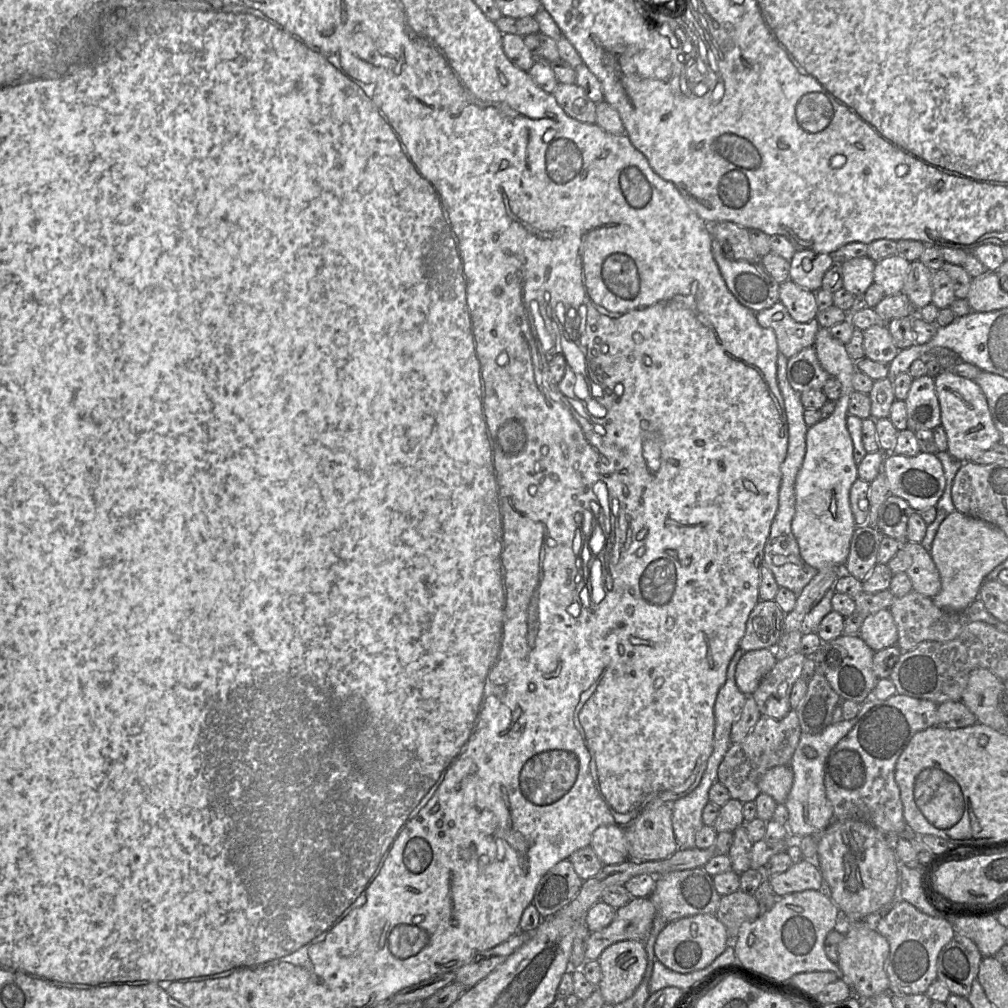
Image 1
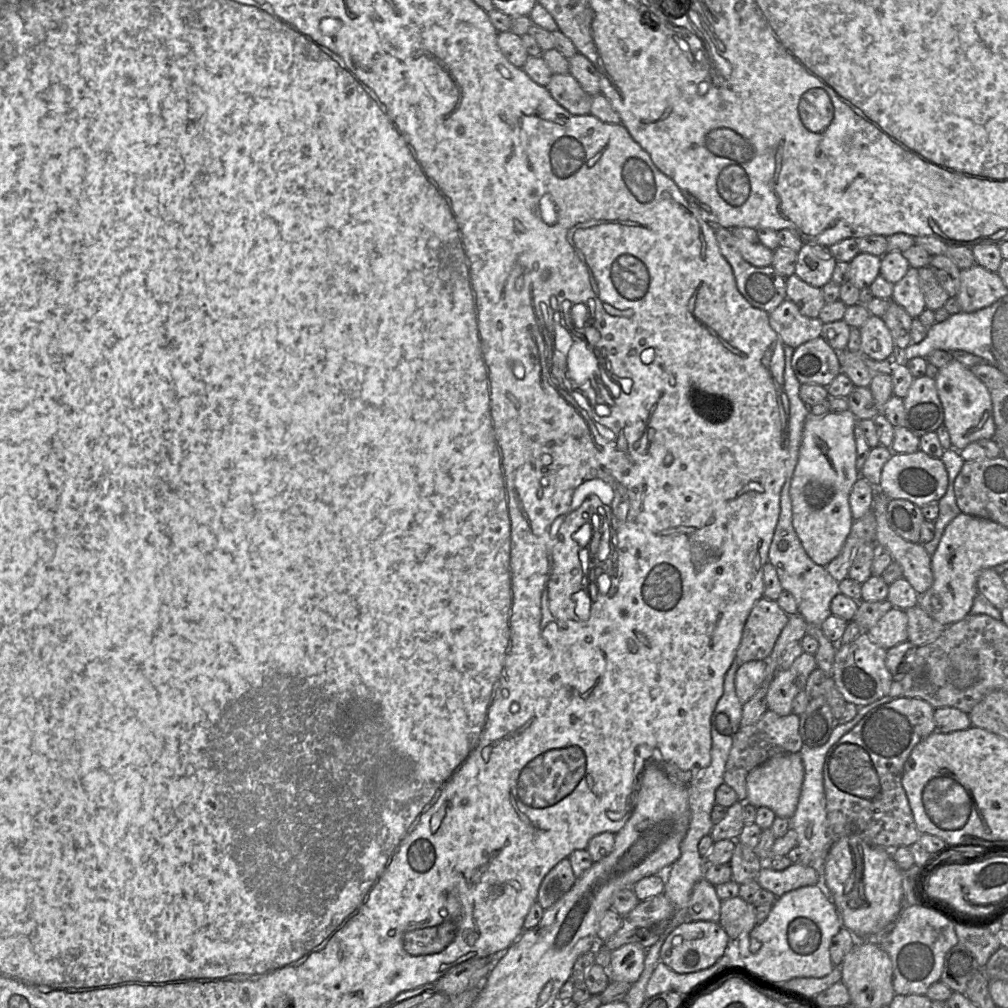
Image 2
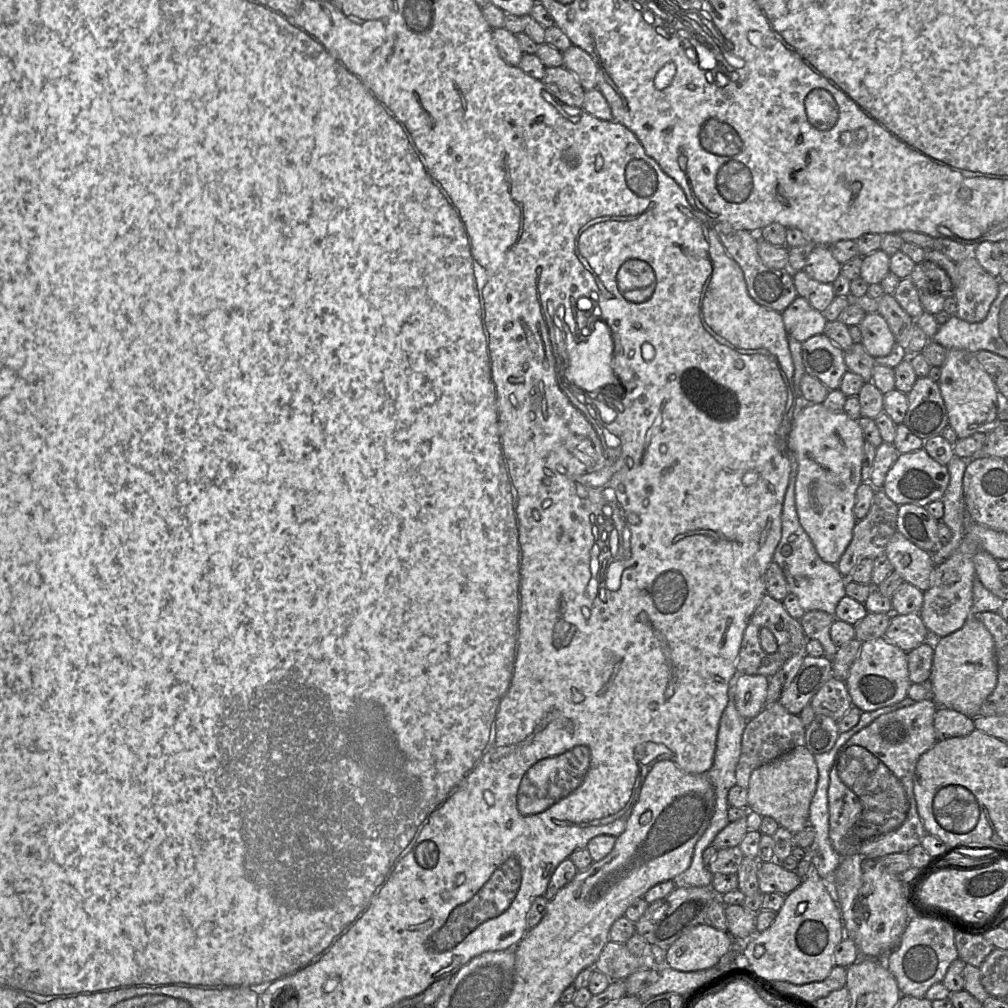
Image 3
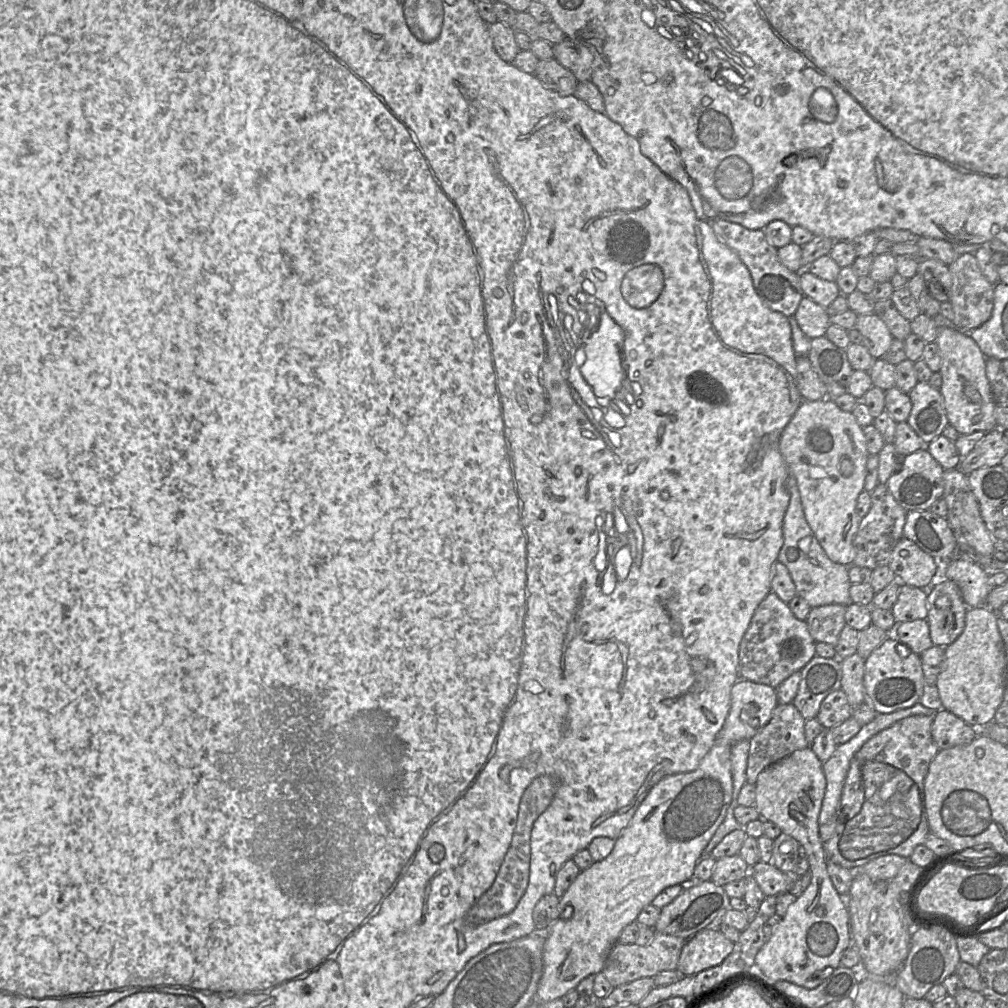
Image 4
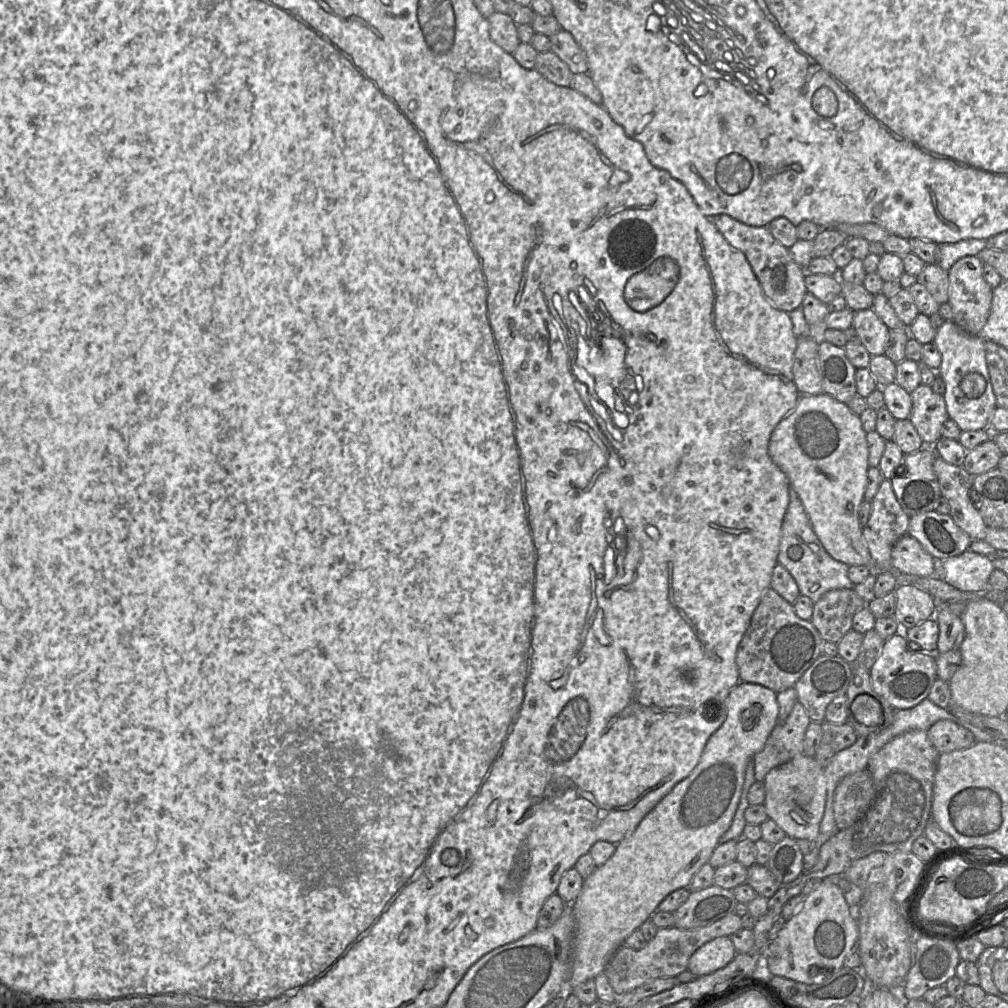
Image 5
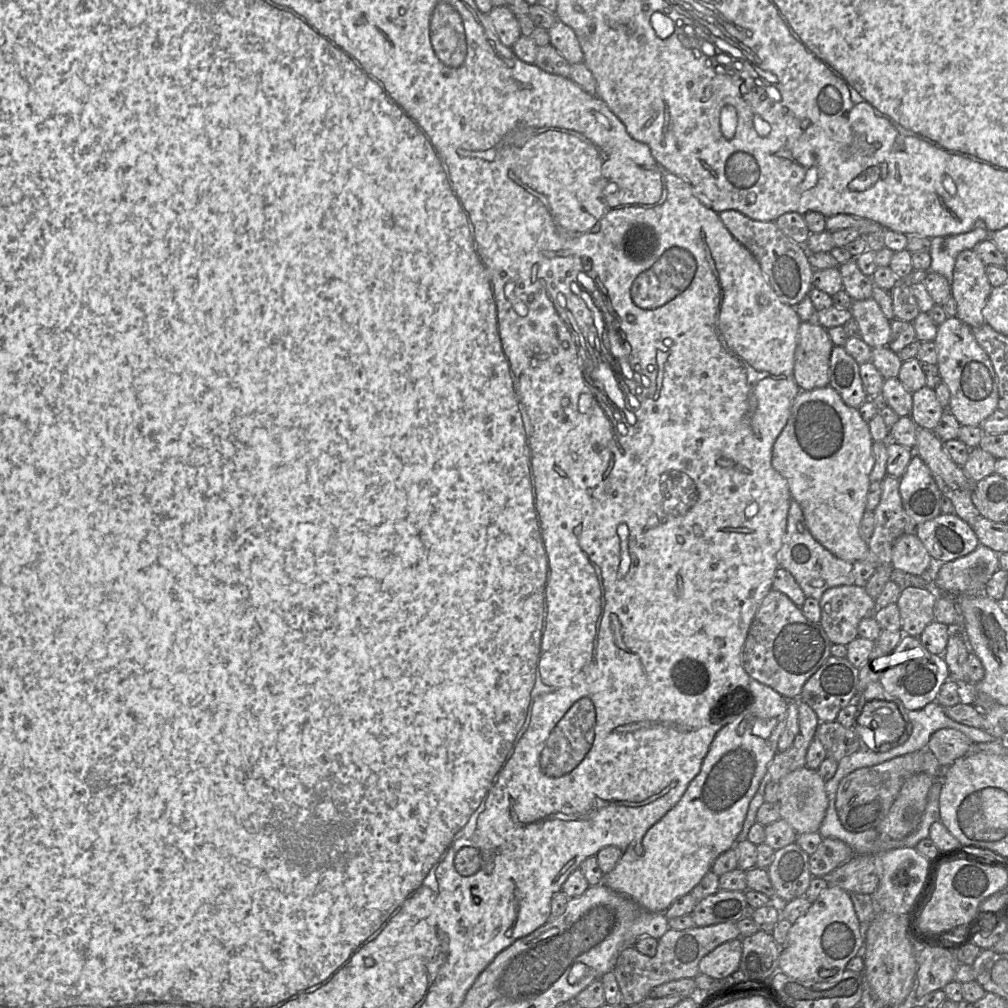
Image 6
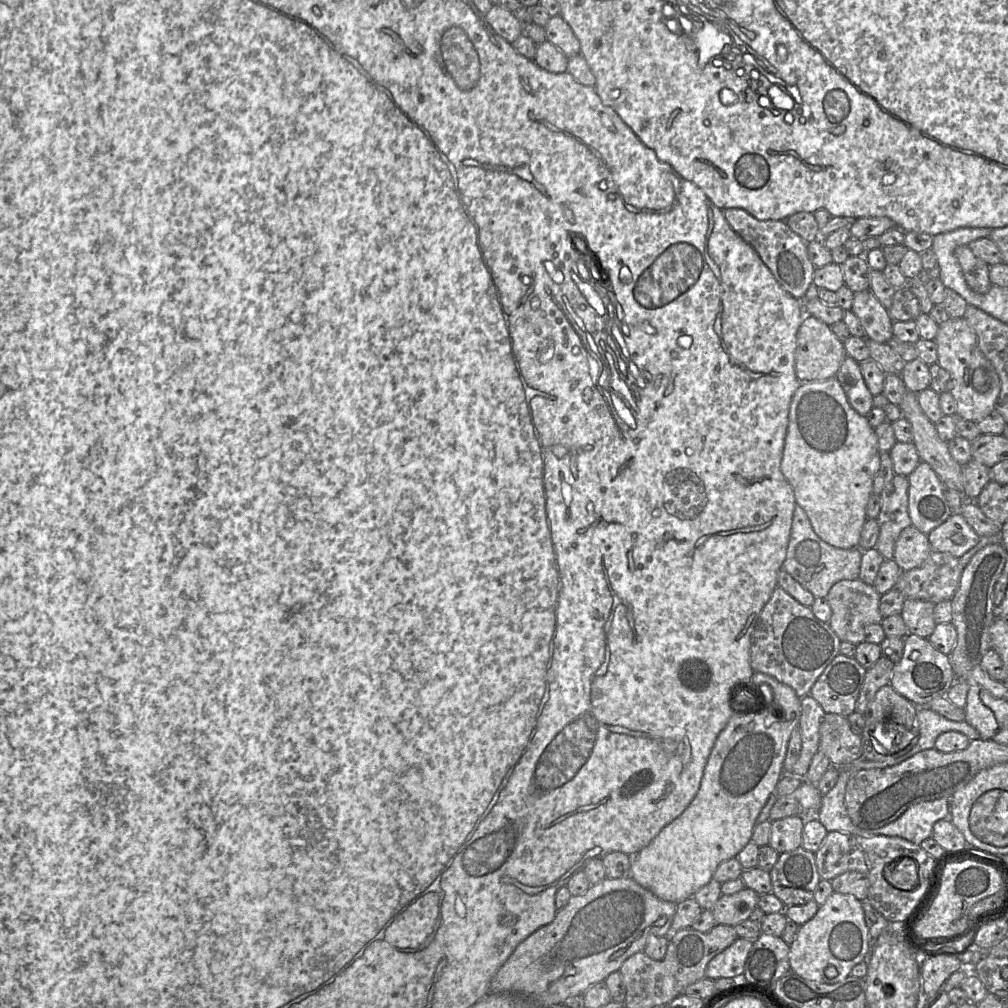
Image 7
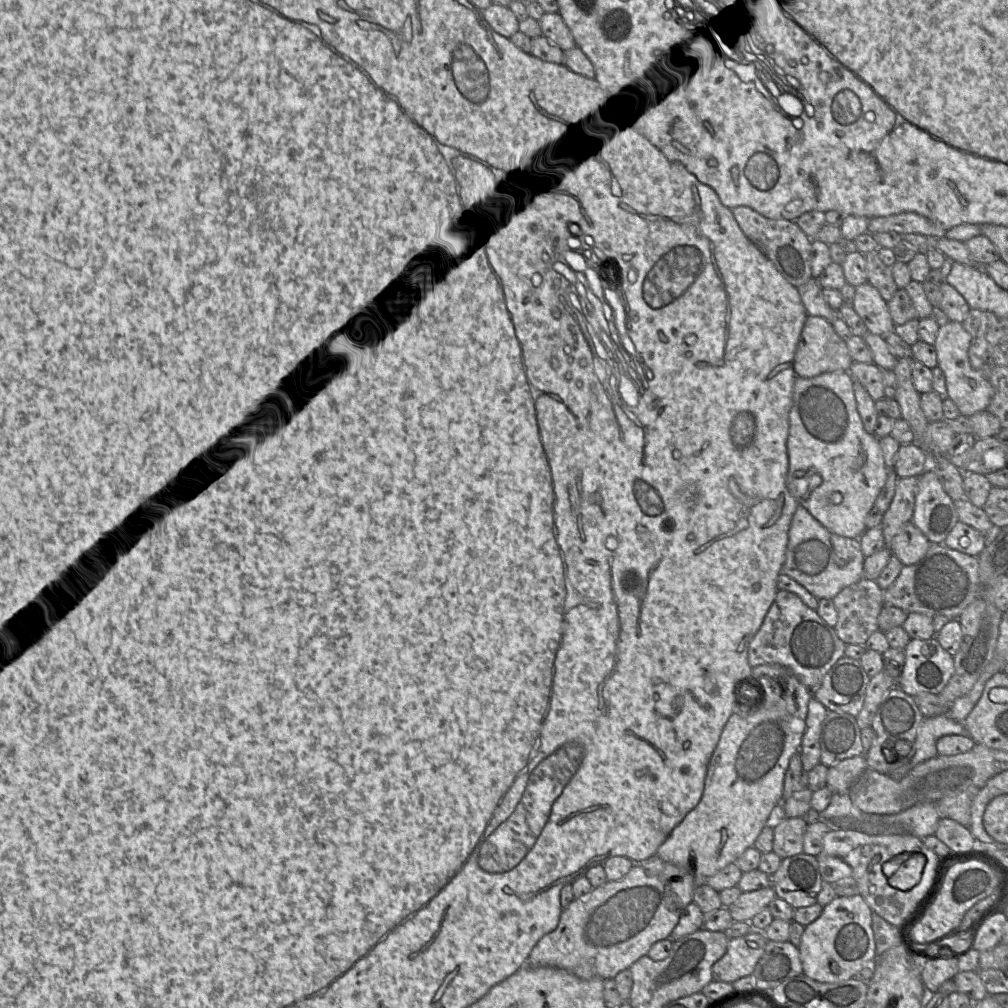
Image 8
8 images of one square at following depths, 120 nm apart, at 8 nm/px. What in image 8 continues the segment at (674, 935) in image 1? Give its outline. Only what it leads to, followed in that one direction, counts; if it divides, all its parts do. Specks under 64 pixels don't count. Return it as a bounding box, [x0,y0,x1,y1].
[712,930,767,983]

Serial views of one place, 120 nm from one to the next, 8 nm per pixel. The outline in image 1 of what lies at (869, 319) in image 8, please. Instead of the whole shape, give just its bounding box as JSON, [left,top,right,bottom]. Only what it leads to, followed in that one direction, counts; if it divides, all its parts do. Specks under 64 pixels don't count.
[863,324,900,364]

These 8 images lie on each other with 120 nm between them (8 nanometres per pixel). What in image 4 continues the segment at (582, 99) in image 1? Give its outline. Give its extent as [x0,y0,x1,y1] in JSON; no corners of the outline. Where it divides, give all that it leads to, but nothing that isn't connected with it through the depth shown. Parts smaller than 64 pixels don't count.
[534,58,578,96]

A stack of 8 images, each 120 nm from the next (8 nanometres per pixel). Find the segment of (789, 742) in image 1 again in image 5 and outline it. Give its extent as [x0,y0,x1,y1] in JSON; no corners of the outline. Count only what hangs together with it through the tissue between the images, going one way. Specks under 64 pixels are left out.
[752,701,810,781]

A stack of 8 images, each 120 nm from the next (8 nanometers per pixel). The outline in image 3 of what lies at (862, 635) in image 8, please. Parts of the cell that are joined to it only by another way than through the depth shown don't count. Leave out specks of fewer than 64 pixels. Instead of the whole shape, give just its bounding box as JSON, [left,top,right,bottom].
[799,610,838,660]

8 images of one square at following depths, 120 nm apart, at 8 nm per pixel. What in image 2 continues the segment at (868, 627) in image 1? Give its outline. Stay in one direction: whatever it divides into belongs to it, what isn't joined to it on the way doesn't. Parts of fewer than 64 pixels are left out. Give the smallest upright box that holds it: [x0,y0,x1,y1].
[868,607,908,650]

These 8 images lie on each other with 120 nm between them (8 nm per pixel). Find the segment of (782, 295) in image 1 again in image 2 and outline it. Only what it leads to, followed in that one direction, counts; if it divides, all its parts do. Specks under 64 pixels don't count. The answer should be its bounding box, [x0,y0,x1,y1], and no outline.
[786,274,826,318]

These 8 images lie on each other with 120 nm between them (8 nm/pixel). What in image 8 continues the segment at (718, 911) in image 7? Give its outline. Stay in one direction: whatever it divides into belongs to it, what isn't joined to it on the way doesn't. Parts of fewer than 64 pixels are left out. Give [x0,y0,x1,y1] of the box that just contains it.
[725,887,776,922]

